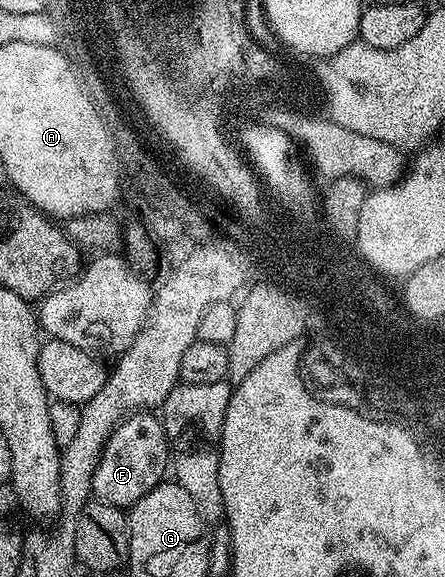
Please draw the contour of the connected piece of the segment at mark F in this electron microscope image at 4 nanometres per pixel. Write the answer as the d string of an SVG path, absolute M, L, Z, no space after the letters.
M141 410L132 416L125 416L124 421L110 434L110 438L102 450L92 479L92 496L104 504L128 510L146 494L150 494L150 490L154 490L165 479L164 471L167 468L169 471L170 468L167 431L169 432L169 429L166 427L165 421L155 411Z

